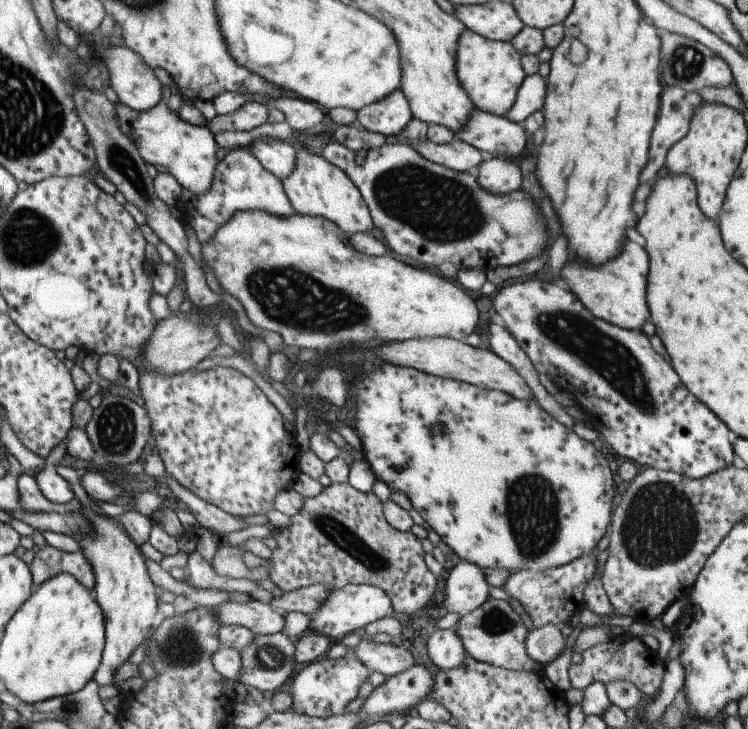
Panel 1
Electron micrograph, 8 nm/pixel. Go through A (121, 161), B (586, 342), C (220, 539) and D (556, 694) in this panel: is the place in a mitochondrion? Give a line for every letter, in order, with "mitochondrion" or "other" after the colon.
A: mitochondrion
B: mitochondrion
C: other
D: other

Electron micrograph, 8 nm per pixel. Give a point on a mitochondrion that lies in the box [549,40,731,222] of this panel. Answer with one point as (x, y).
(684, 62)

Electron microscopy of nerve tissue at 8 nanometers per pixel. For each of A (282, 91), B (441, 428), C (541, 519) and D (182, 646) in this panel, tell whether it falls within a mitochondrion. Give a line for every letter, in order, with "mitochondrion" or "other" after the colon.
A: other
B: other
C: mitochondrion
D: mitochondrion

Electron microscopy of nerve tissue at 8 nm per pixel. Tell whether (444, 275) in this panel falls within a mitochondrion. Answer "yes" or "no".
no

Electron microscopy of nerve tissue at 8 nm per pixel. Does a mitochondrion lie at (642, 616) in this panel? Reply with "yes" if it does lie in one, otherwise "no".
no

